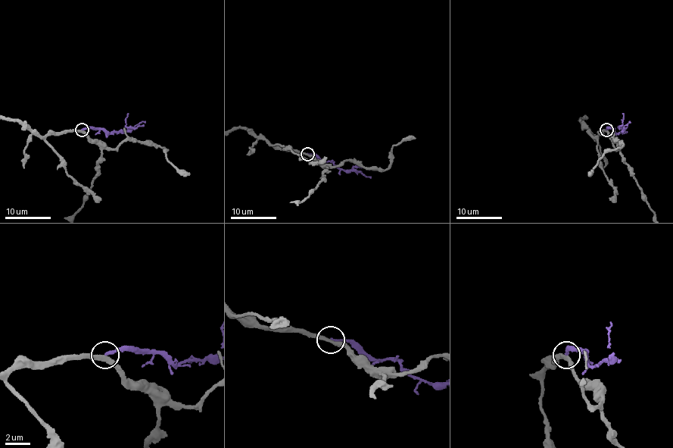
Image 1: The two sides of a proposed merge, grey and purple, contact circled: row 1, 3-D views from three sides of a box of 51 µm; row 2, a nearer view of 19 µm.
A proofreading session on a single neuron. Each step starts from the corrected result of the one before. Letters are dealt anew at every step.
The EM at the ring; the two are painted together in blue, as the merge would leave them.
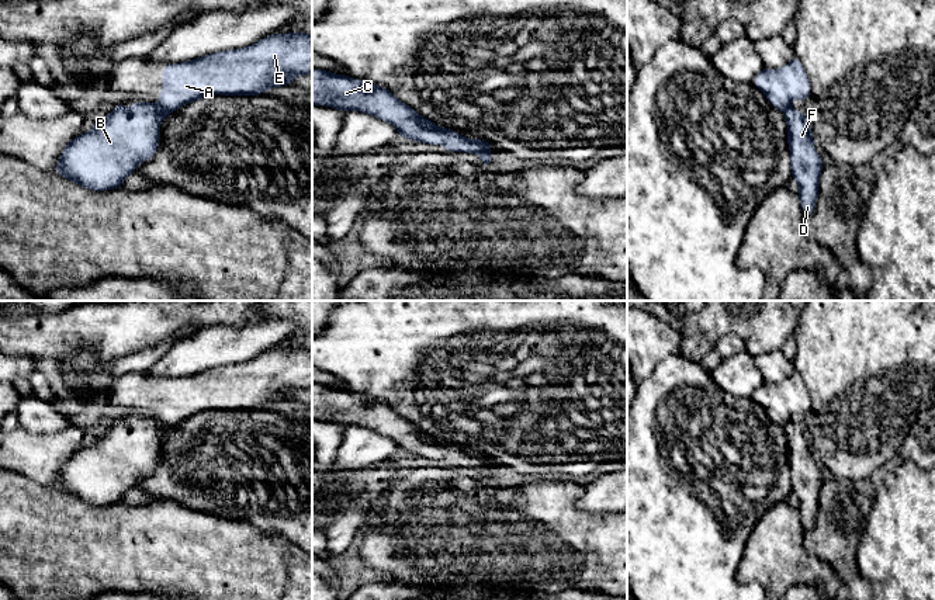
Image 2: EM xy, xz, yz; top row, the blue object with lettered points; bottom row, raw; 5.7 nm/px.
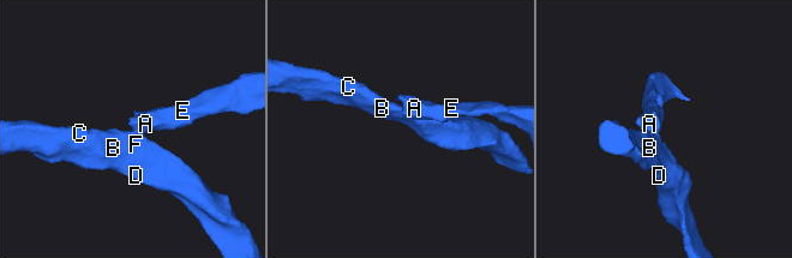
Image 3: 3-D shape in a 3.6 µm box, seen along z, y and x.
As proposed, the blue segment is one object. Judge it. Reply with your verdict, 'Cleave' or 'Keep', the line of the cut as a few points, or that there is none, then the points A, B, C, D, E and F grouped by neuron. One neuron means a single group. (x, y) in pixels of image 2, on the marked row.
Cleave. Split along xy (160, 104), (170, 111). Groups: A E / B C D F

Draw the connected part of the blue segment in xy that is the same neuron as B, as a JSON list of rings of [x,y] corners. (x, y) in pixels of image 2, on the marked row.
[[[134,101],[128,110],[124,104],[115,104],[91,131],[77,135],[65,146],[55,173],[93,191],[121,188],[124,180],[134,174],[141,163],[156,155],[160,122],[167,115],[170,111],[152,103]]]

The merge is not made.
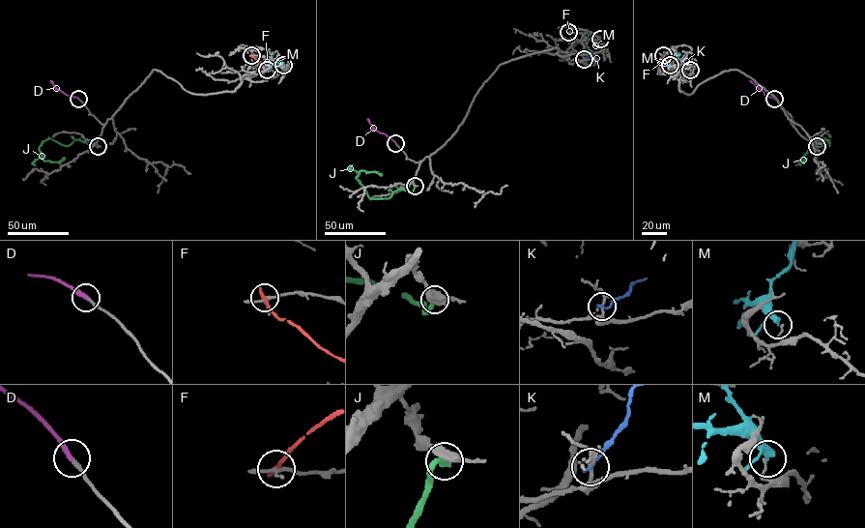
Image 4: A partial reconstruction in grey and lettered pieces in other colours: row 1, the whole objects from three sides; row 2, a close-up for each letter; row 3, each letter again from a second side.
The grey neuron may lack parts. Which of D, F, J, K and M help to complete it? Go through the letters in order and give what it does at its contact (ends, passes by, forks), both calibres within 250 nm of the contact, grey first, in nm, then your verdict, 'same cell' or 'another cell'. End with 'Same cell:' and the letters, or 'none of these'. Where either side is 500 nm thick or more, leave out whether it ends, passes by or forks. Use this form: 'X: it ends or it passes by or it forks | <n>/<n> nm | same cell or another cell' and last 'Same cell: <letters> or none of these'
D: it ends | 220/300 nm | same cell
F: it ends | 160/280 nm | another cell
J: 550/360 nm | another cell
K: it ends | 170/170 nm | another cell
M: it passes by | 130/320 nm | another cell
Same cell: D

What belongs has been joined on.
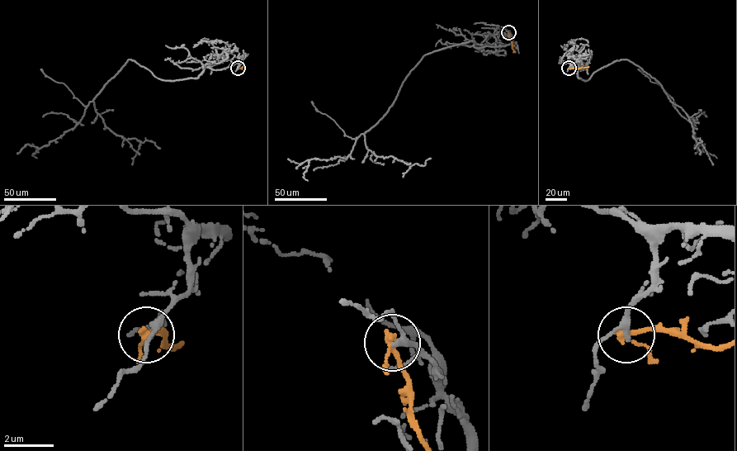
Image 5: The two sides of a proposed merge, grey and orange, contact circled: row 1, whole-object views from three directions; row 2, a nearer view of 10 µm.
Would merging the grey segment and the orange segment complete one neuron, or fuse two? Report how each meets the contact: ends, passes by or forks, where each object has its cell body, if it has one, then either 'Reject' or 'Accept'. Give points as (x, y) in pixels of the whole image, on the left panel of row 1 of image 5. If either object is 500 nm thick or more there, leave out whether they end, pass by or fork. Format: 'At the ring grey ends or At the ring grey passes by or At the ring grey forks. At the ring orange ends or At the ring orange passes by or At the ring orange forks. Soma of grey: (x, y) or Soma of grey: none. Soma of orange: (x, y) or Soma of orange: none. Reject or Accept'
At the ring grey passes by. At the ring orange passes by. Soma of grey: none. Soma of orange: none. Reject

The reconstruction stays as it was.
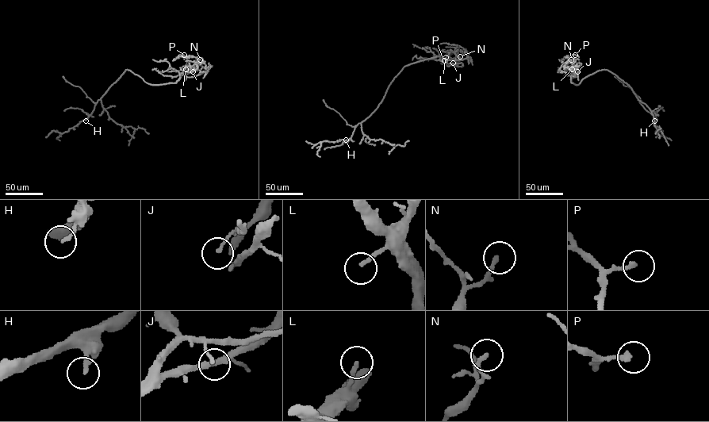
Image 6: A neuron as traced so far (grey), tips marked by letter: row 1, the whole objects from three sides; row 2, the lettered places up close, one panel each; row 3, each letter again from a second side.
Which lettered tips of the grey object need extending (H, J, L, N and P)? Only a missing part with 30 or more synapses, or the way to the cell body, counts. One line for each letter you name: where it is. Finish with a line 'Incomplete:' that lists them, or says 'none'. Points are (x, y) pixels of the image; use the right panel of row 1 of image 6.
L: place (572, 69)
Incomplete: L

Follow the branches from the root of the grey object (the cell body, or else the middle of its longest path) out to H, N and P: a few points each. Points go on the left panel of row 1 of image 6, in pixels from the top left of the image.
H: (125, 70), (97, 101), (86, 120)
N: (125, 70), (129, 70), (151, 84), (175, 83), (186, 66), (193, 67), (200, 59)
P: (125, 70), (129, 70), (151, 84), (175, 83), (183, 69), (189, 66), (185, 57), (178, 55), (184, 55)

